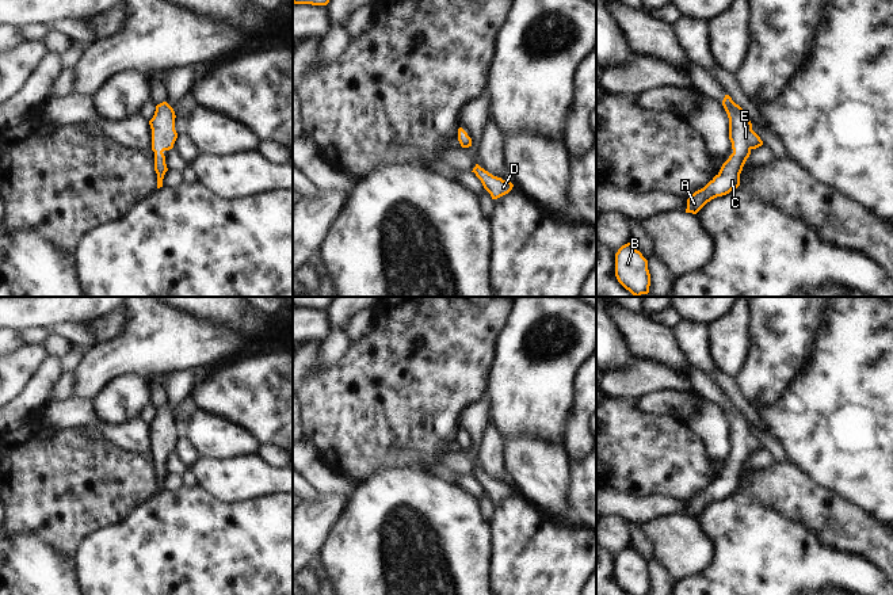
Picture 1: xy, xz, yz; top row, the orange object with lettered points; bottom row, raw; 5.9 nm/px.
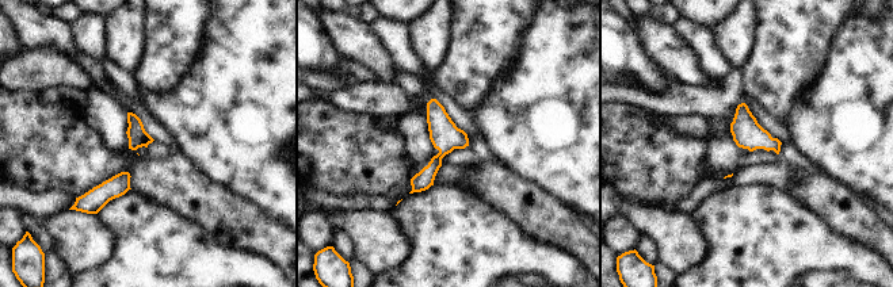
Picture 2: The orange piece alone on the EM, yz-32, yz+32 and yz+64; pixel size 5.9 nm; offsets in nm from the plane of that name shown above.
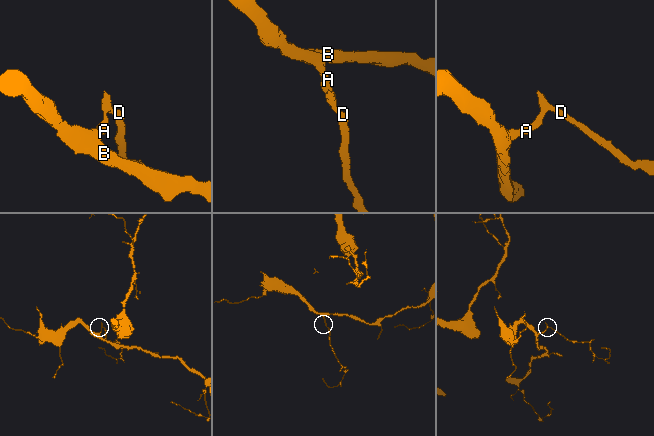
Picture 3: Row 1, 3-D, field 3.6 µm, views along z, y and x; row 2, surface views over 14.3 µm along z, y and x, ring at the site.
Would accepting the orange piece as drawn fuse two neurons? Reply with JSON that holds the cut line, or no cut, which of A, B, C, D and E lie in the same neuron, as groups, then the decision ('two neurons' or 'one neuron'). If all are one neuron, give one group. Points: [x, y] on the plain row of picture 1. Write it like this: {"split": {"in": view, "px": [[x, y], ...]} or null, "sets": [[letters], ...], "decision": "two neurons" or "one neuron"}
{"split": null, "sets": [["A", "B", "C", "D", "E"]], "decision": "one neuron"}

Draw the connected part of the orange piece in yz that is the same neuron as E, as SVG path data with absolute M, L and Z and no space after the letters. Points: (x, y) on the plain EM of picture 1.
M725 398L722 409L729 422L729 443L733 457L722 468L720 476L687 503L686 516L697 518L711 503L737 492L740 477L751 454L763 449L760 440L752 434L752 427L745 415L729 398Z

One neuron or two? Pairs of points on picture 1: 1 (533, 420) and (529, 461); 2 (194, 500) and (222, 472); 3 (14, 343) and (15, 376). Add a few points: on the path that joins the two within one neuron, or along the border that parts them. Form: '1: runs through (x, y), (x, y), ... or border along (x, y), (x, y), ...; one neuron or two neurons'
1: border along (503, 439), (531, 433), (560, 445); two neurons
2: border along (197, 485), (216, 499), (233, 503); two neurons
3: border along (25, 344), (14, 353); two neurons

